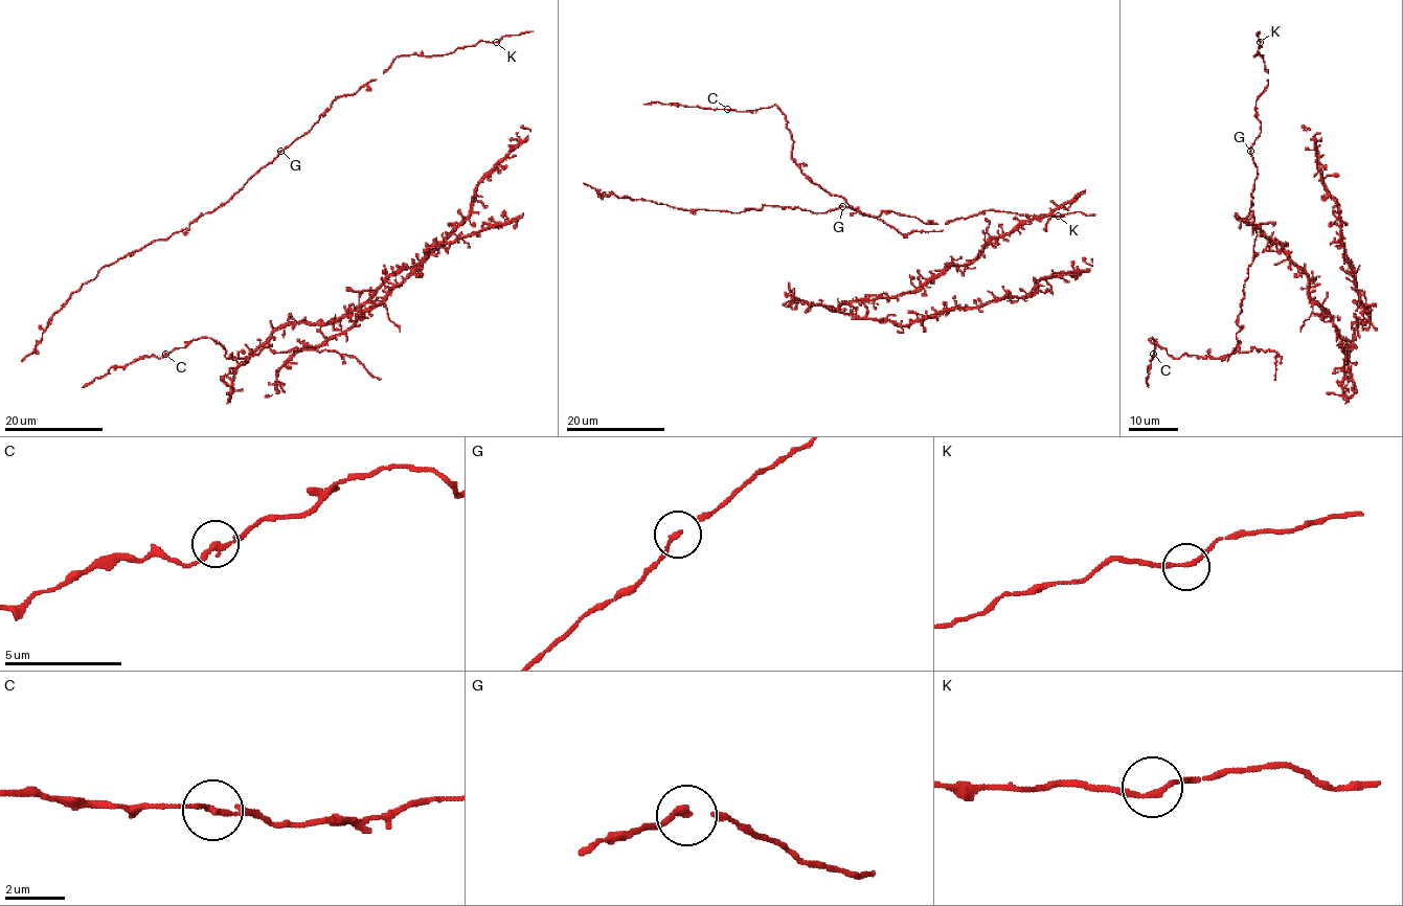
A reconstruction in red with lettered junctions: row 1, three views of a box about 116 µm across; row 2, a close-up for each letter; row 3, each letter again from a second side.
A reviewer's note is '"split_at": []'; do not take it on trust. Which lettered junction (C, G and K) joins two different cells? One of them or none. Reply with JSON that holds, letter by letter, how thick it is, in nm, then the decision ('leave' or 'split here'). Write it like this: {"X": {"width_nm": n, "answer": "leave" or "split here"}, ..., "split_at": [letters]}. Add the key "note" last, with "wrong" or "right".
{"C": {"width_nm": 170, "answer": "leave"}, "G": {"width_nm": 150, "answer": "leave"}, "K": {"width_nm": 160, "answer": "leave"}, "split_at": [], "note": "right"}

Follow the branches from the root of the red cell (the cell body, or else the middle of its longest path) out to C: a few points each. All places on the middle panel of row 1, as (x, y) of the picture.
C: (822, 189), (801, 172), (792, 157), (793, 140), (786, 116), (775, 106), (745, 111), (727, 109)

